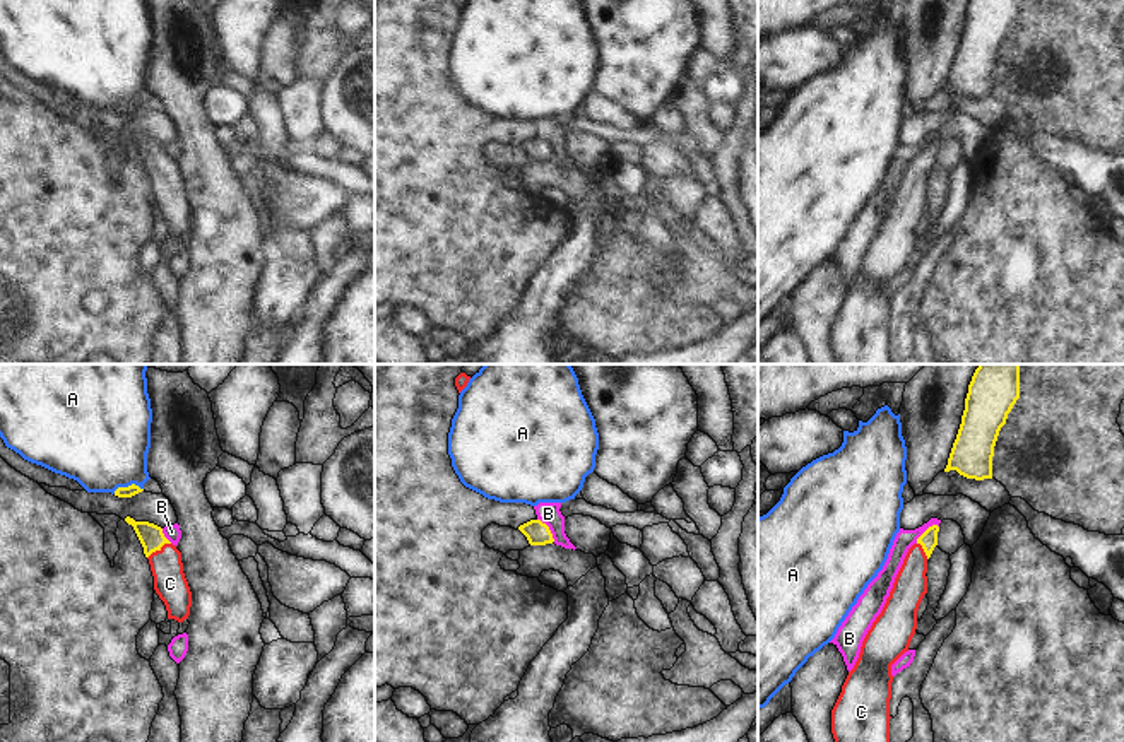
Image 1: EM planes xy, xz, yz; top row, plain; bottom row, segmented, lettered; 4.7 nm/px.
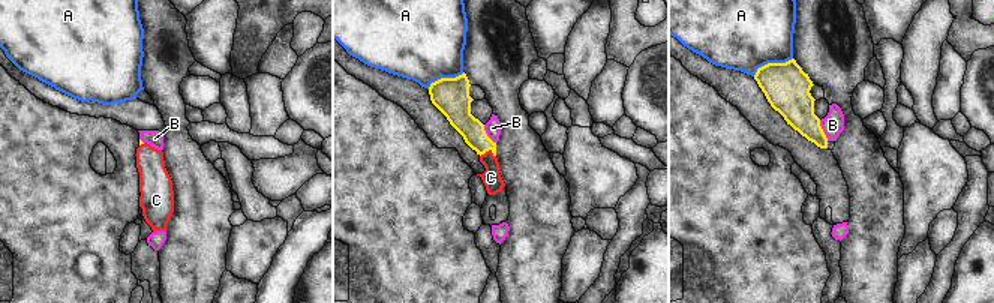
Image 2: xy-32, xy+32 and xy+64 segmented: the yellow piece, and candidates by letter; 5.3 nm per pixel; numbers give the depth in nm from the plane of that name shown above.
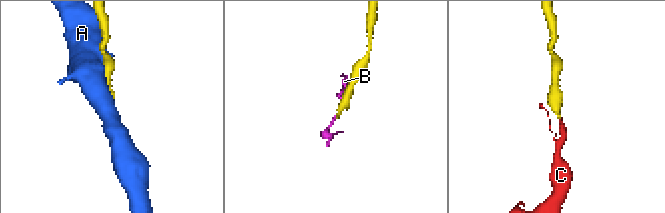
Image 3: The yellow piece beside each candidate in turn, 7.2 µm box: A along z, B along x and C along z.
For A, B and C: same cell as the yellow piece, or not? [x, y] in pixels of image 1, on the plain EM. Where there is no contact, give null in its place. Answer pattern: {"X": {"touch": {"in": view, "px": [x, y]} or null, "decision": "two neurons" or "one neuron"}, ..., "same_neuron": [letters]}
{"A": {"touch": {"in": "xy", "px": [129, 103]}, "decision": "two neurons"}, "B": {"touch": {"in": "xz", "px": [548, 146]}, "decision": "two neurons"}, "C": {"touch": {"in": "xy", "px": [158, 166]}, "decision": "one neuron"}, "same_neuron": ["C"]}

